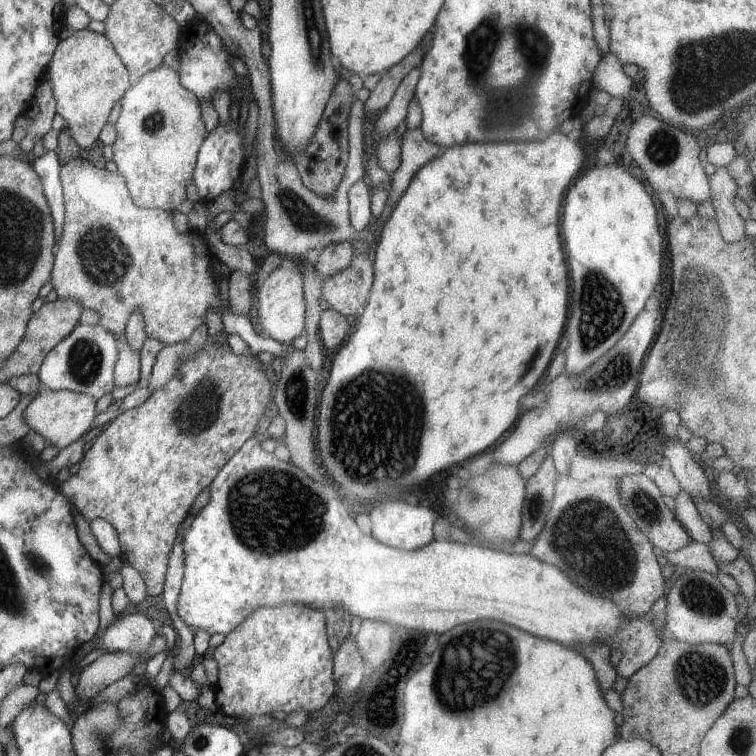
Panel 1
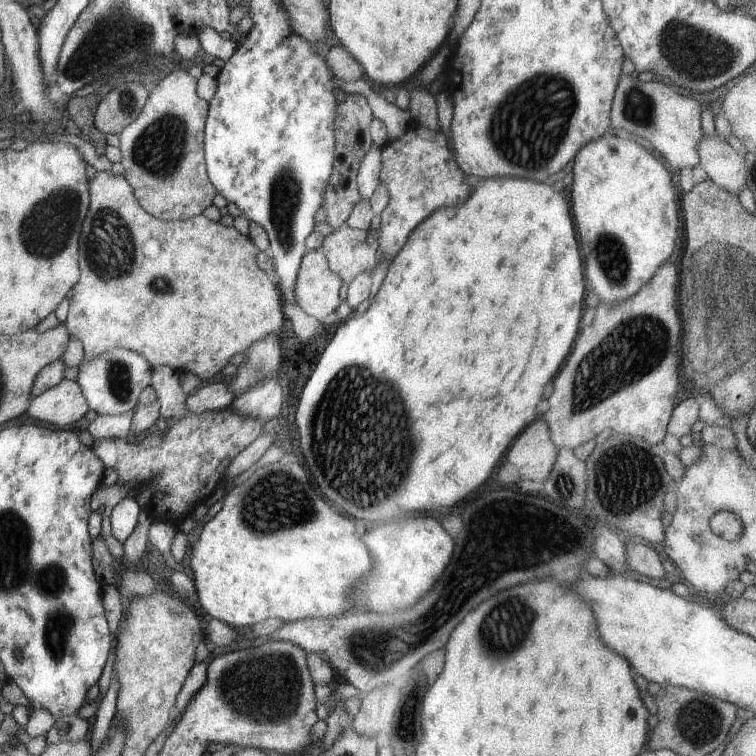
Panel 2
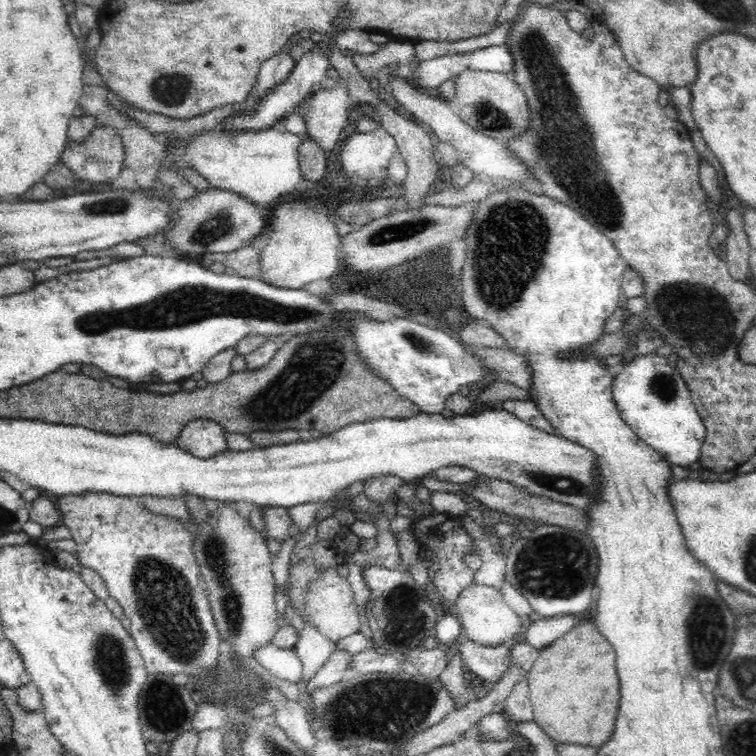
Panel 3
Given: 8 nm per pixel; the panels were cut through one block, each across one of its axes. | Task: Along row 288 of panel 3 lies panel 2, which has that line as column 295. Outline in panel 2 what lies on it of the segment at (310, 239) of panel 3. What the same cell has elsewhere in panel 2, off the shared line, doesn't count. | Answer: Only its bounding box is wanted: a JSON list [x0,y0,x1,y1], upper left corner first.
[294,249,341,321]

